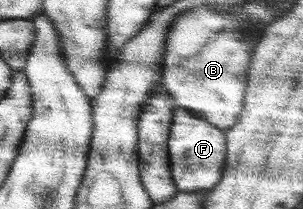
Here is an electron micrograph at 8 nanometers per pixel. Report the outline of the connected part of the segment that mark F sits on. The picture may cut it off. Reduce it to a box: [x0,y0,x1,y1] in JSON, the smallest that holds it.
[168,109,227,192]

